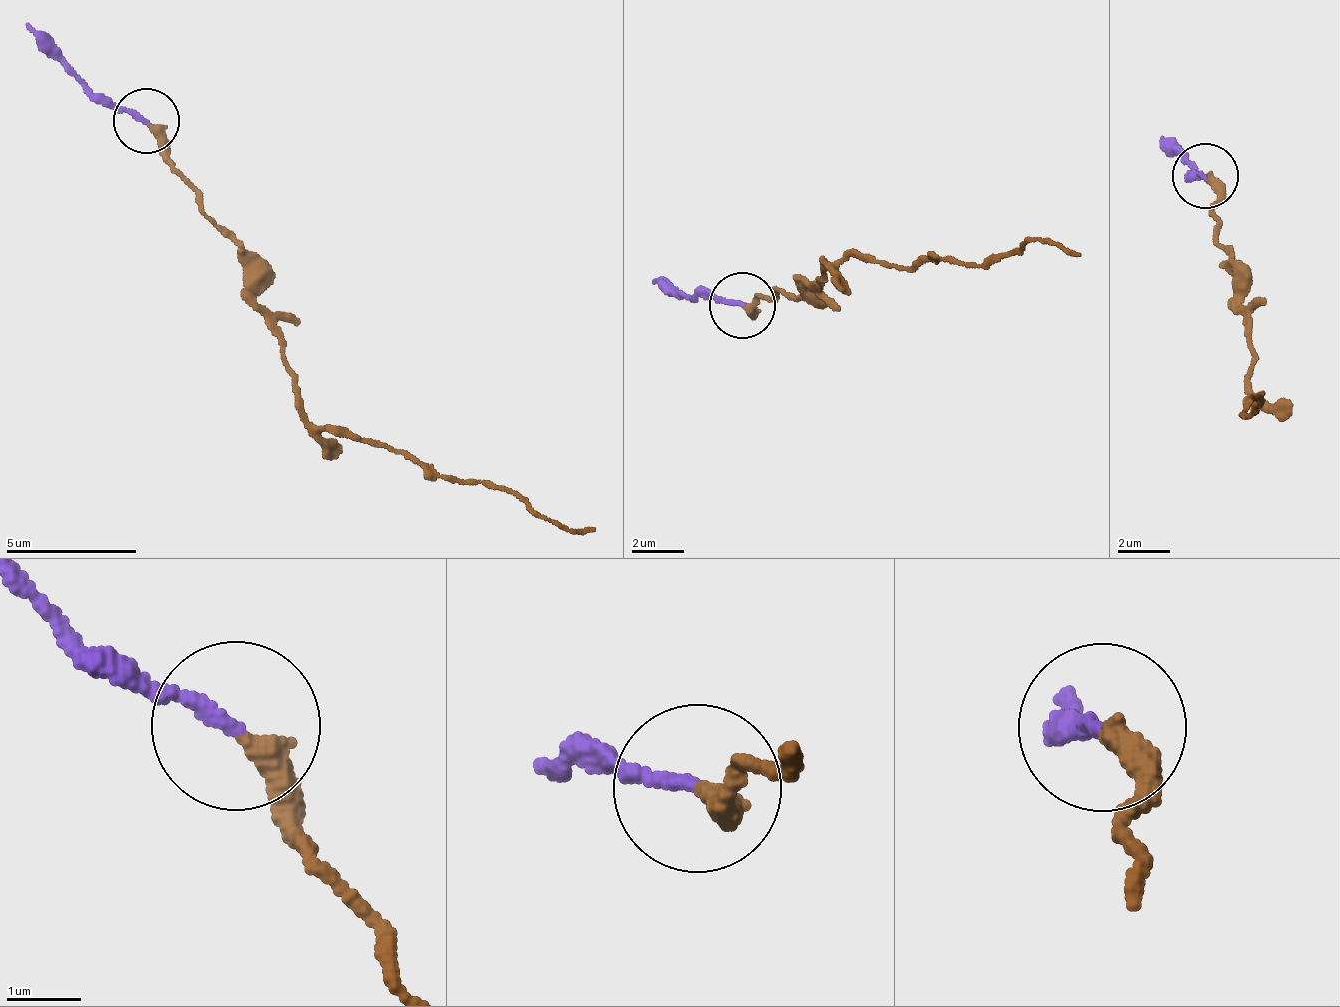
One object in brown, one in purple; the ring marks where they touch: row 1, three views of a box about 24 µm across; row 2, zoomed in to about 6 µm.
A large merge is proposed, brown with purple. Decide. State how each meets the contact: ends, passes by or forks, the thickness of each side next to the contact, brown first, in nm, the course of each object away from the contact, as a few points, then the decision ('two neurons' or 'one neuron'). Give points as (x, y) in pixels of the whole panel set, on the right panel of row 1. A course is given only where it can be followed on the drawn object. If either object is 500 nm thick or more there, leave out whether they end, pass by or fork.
brown ends | purple ends | 320/180 nm | brown via (1206, 176), (1248, 322), (1259, 405), (1240, 413), (1257, 401) | purple via (1206, 176), (1200, 177), (1164, 135) | two neurons

